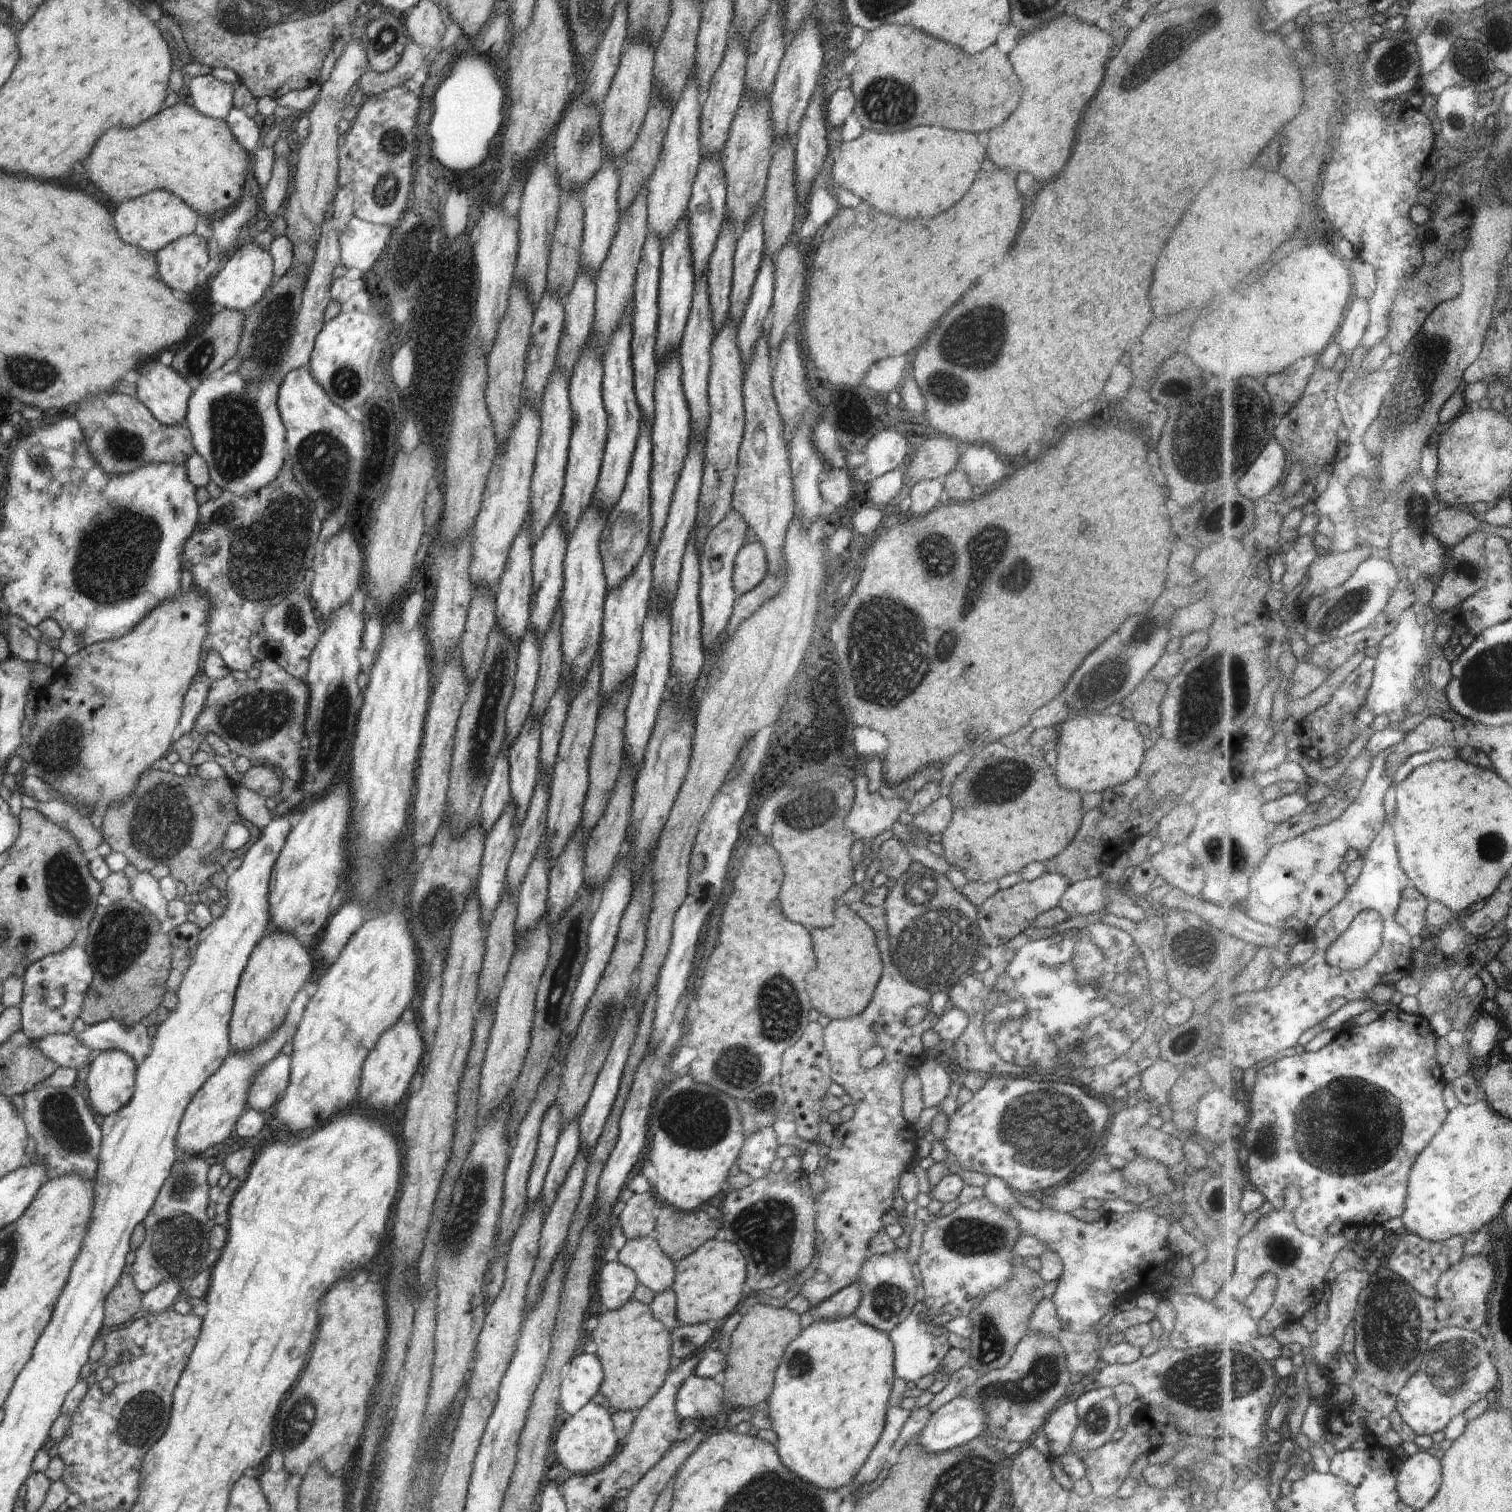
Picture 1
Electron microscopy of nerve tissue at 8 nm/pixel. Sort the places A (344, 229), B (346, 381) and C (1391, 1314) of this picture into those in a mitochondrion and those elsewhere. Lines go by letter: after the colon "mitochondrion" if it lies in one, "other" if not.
A: other
B: mitochondrion
C: mitochondrion

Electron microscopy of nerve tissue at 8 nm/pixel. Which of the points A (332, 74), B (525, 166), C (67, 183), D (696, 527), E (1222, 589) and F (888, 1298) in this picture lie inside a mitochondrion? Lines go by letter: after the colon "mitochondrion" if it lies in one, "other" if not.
A: other
B: other
C: other
D: other
E: other
F: mitochondrion

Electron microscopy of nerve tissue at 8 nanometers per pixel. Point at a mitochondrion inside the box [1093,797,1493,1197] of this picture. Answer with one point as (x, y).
(1347, 1125)

